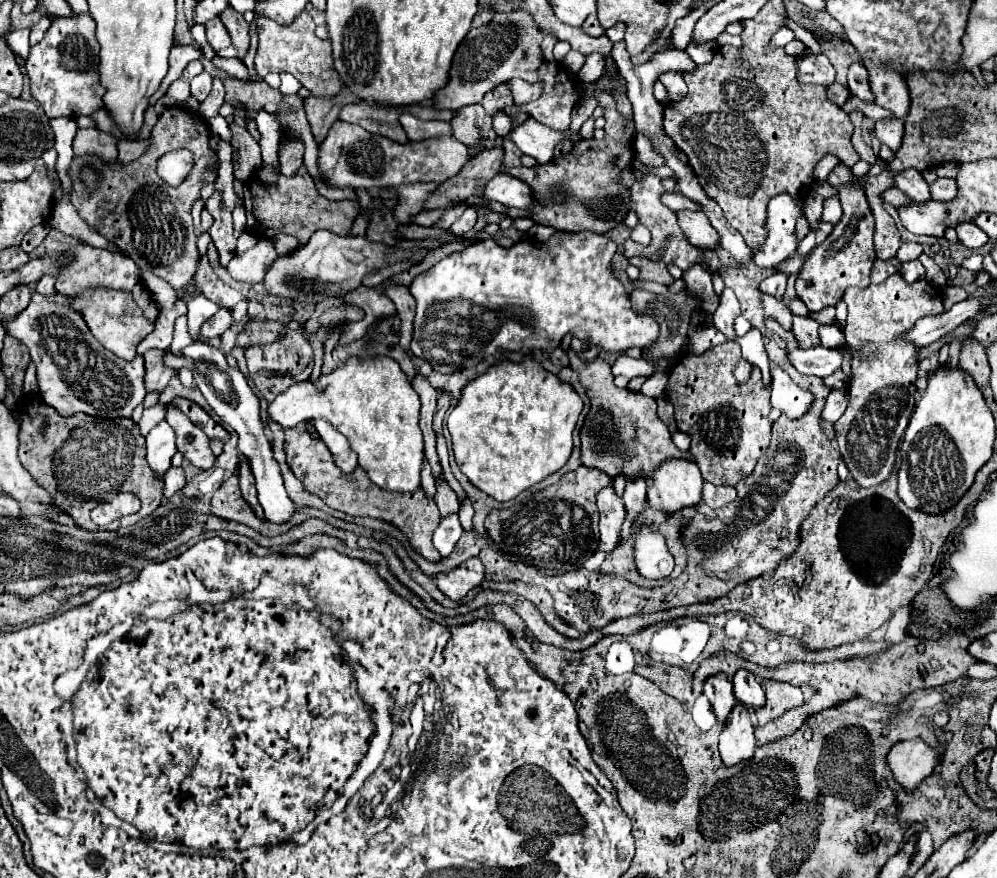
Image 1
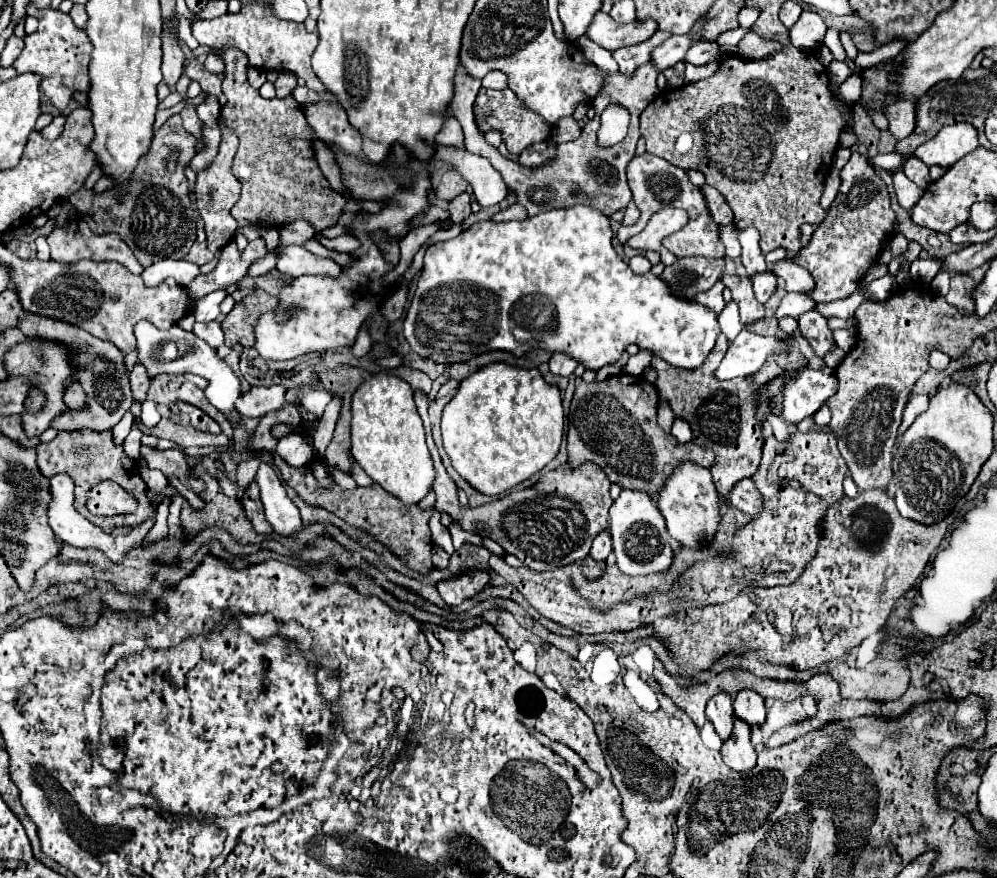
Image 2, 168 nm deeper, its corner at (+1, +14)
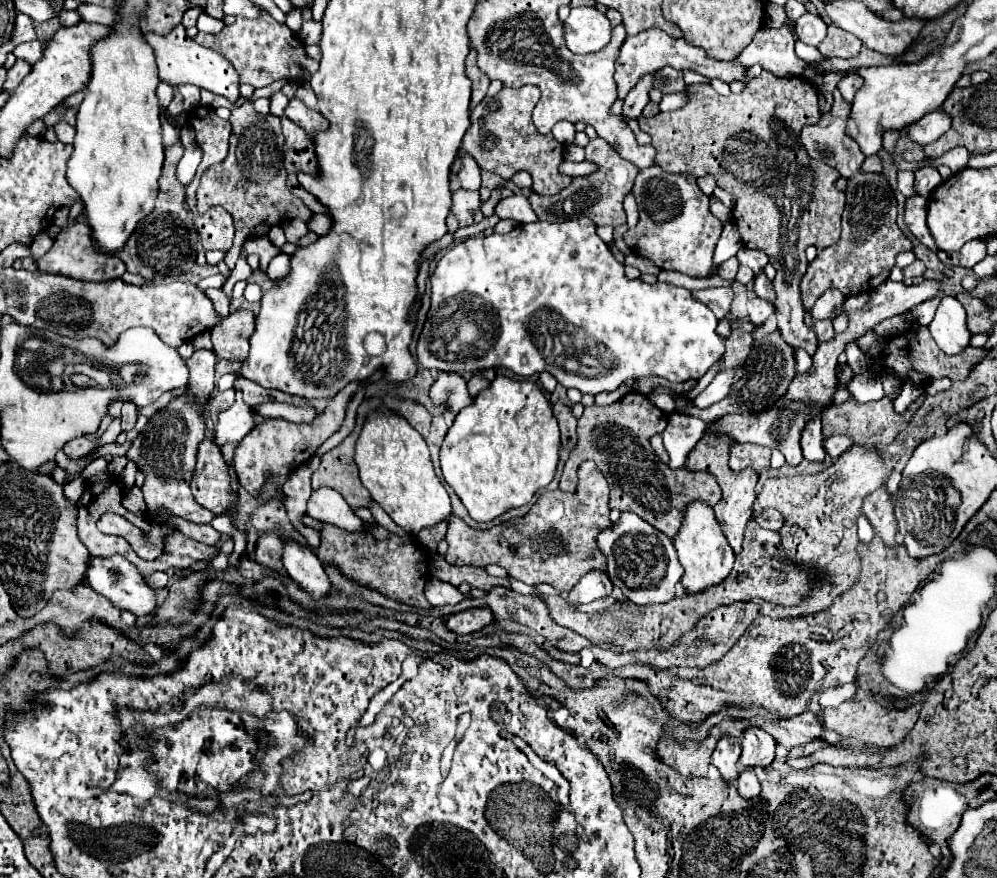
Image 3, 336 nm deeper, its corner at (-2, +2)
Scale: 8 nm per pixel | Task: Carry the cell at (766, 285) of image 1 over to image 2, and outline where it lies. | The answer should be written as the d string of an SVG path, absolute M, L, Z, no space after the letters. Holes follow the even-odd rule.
M762 272L762 274L754 274L754 294L758 298L758 302L766 304L768 298L774 294L776 286L778 286L778 276L774 272Z

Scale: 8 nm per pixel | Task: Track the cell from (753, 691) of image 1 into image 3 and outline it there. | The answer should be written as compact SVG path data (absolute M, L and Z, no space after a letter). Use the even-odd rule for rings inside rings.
M749 728L743 734L743 754L741 764L745 768L757 768L757 766L769 766L775 758L775 740L759 728Z

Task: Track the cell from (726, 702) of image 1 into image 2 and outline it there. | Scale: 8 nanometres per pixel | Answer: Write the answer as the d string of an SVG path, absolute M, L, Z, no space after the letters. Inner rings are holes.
M718 692L716 696L712 696L706 704L706 716L714 724L720 738L726 740L732 732L732 716L734 716L732 698L726 692Z

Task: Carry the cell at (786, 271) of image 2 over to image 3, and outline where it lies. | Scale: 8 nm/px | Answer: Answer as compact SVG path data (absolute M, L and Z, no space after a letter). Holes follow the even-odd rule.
M825 290L823 296L815 302L811 314L817 320L835 320L837 316L845 314L845 304L847 296L843 296L839 290Z

